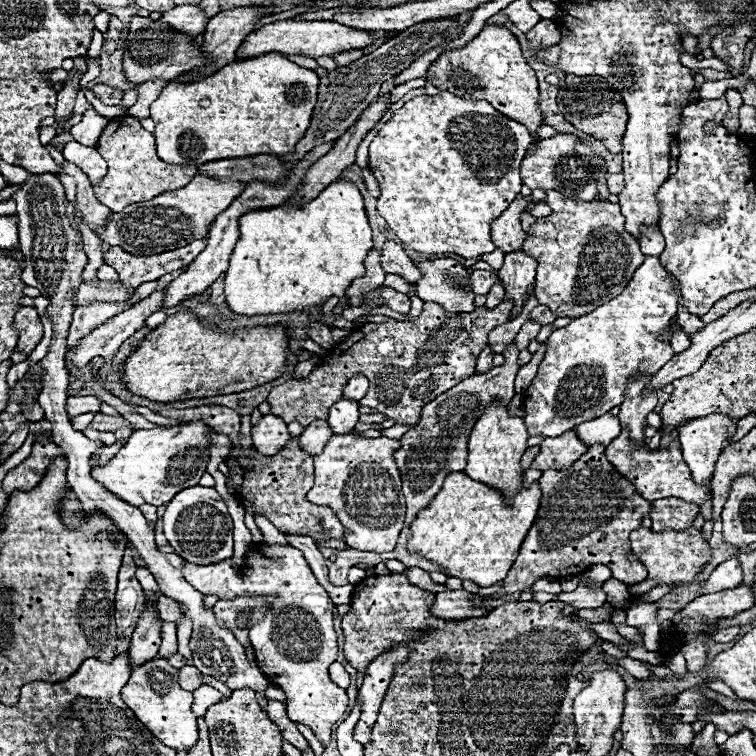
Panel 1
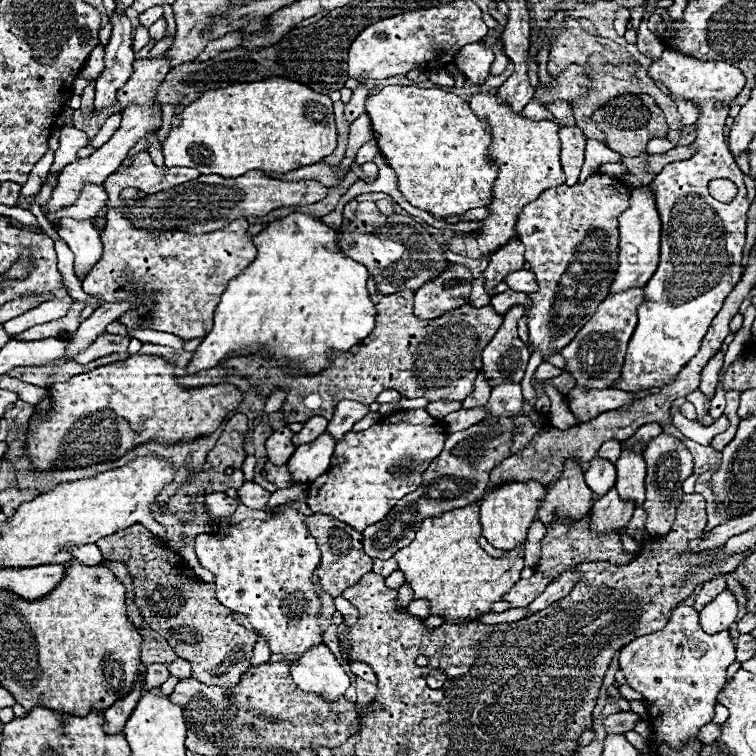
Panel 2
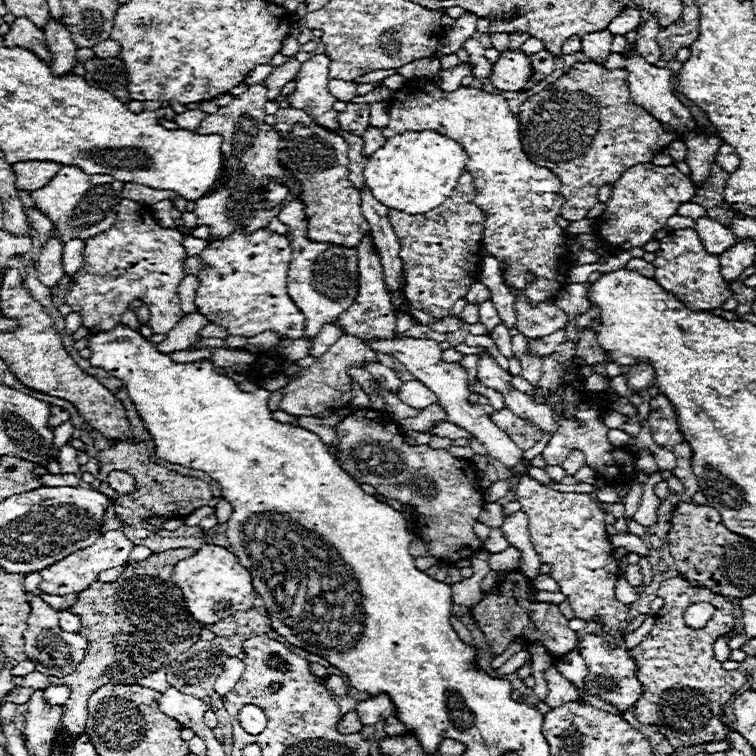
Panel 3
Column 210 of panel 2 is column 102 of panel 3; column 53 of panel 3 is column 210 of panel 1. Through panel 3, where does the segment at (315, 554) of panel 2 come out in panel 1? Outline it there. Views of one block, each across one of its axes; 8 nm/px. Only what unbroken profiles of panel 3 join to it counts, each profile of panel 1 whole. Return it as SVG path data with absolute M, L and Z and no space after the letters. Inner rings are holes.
M254 544L246 552L240 570L234 570L230 560L208 566L186 562L184 578L202 594L218 598L236 598L242 594L266 598L270 612L250 630L258 668L276 688L284 690L288 718L310 726L324 746L330 744L332 726L346 712L348 696L328 678L328 666L338 656L338 638L332 626L334 602L318 584L302 552L292 546Z

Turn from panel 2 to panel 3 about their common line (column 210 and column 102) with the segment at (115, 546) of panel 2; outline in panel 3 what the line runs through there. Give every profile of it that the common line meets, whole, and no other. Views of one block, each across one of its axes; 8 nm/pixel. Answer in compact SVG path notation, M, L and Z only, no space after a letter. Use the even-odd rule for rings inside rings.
M178 548L152 554L142 562L126 566L114 582L94 582L92 588L78 594L72 612L80 618L80 634L88 640L86 656L70 676L48 678L54 686L60 682L72 690L62 716L62 726L68 734L78 736L86 730L88 698L104 684L140 684L158 692L168 688L168 664L196 644L202 630L202 624L184 606L180 588L172 582L176 562L194 552L190 548Z

